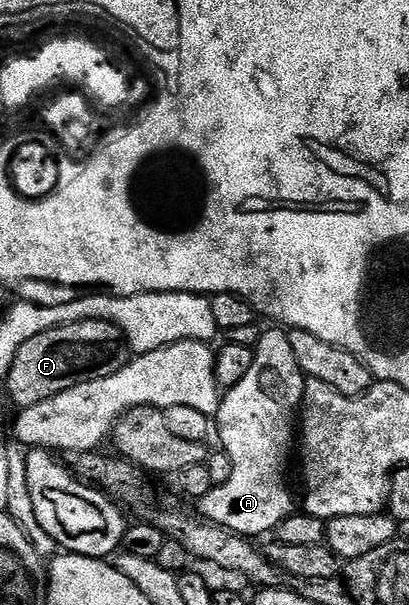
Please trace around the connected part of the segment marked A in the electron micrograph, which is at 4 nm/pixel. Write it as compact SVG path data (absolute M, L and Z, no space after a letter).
M281 329L273 330L277 331L262 330L253 348L251 369L247 369L239 385L224 392L223 450L231 457L231 478L213 486L211 493L199 501L204 518L246 537L258 537L264 531L276 532L279 524L295 511L293 495L285 480L285 462L289 459L289 446L295 443L295 420L307 377L299 369L299 361L295 361L288 334Z

